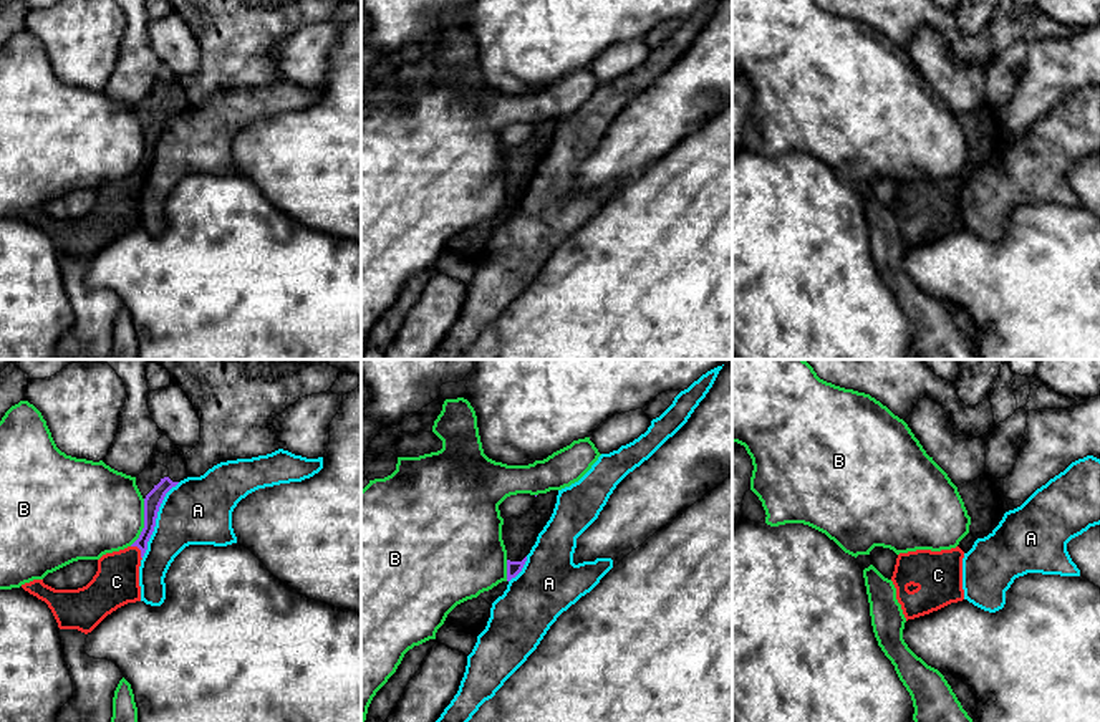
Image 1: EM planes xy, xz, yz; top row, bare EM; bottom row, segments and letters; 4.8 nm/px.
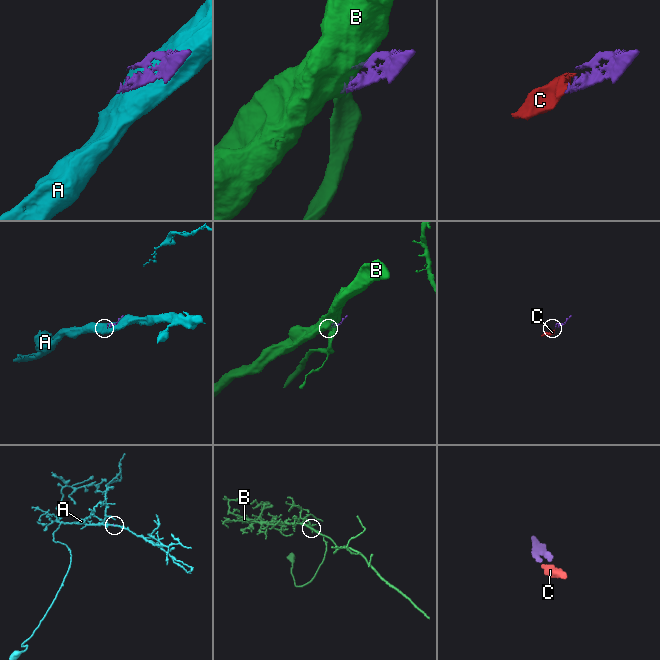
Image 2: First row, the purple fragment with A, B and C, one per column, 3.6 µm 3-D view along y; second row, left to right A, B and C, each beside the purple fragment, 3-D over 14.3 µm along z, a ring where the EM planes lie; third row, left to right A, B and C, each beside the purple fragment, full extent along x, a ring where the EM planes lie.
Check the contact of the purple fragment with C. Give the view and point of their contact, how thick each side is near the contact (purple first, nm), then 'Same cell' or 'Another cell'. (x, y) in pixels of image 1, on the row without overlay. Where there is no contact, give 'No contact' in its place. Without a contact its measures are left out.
Touches purple at xy (139, 178). Thickness 90 nm (purple) against 220 nm. Same cell

